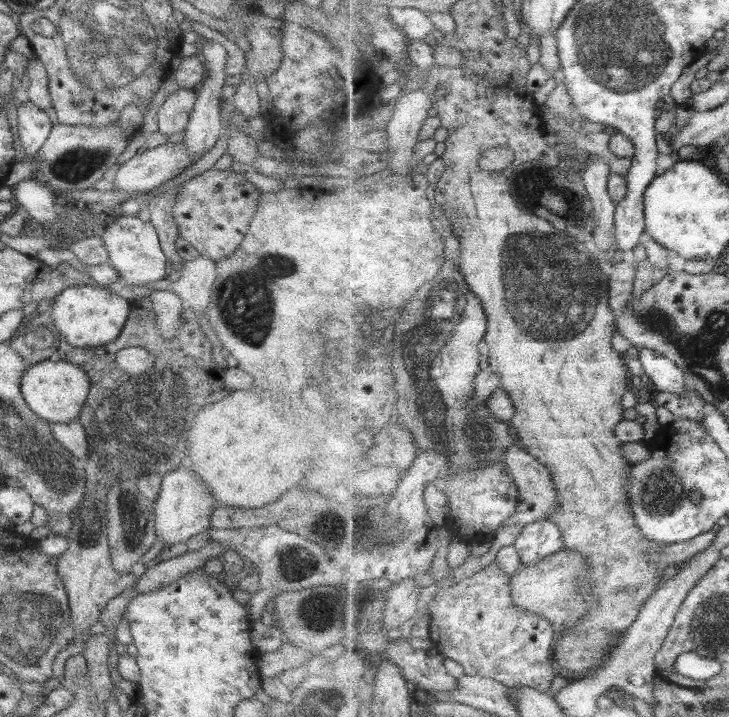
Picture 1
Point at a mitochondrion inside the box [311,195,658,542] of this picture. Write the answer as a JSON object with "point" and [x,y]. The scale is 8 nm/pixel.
{"point":[546,303]}

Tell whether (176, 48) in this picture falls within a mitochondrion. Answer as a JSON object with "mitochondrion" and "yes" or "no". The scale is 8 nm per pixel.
{"mitochondrion":"no"}

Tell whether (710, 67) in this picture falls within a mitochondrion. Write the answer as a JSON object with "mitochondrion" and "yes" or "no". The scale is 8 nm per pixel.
{"mitochondrion":"no"}

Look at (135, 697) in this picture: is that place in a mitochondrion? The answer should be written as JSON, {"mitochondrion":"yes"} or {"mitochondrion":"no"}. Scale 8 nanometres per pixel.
{"mitochondrion":"no"}

